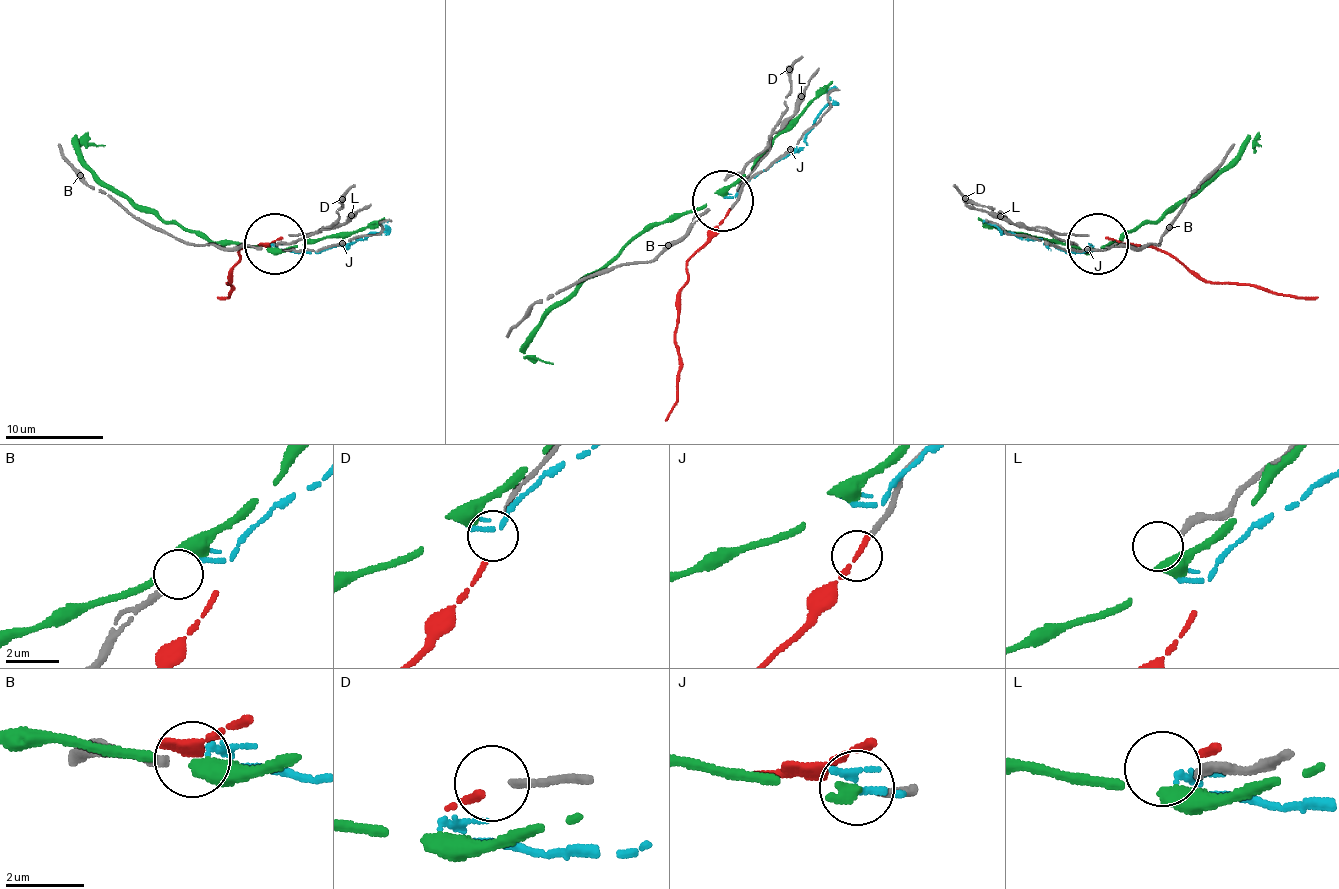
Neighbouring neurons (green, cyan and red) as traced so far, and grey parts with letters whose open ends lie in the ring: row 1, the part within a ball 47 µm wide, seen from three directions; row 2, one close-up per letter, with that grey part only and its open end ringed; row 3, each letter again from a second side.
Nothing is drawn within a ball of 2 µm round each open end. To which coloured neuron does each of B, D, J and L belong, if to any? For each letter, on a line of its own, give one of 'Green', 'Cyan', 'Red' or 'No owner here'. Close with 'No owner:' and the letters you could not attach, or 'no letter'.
B: Cyan
D: Red
J: No owner here
L: No owner here
No owner: J, L

